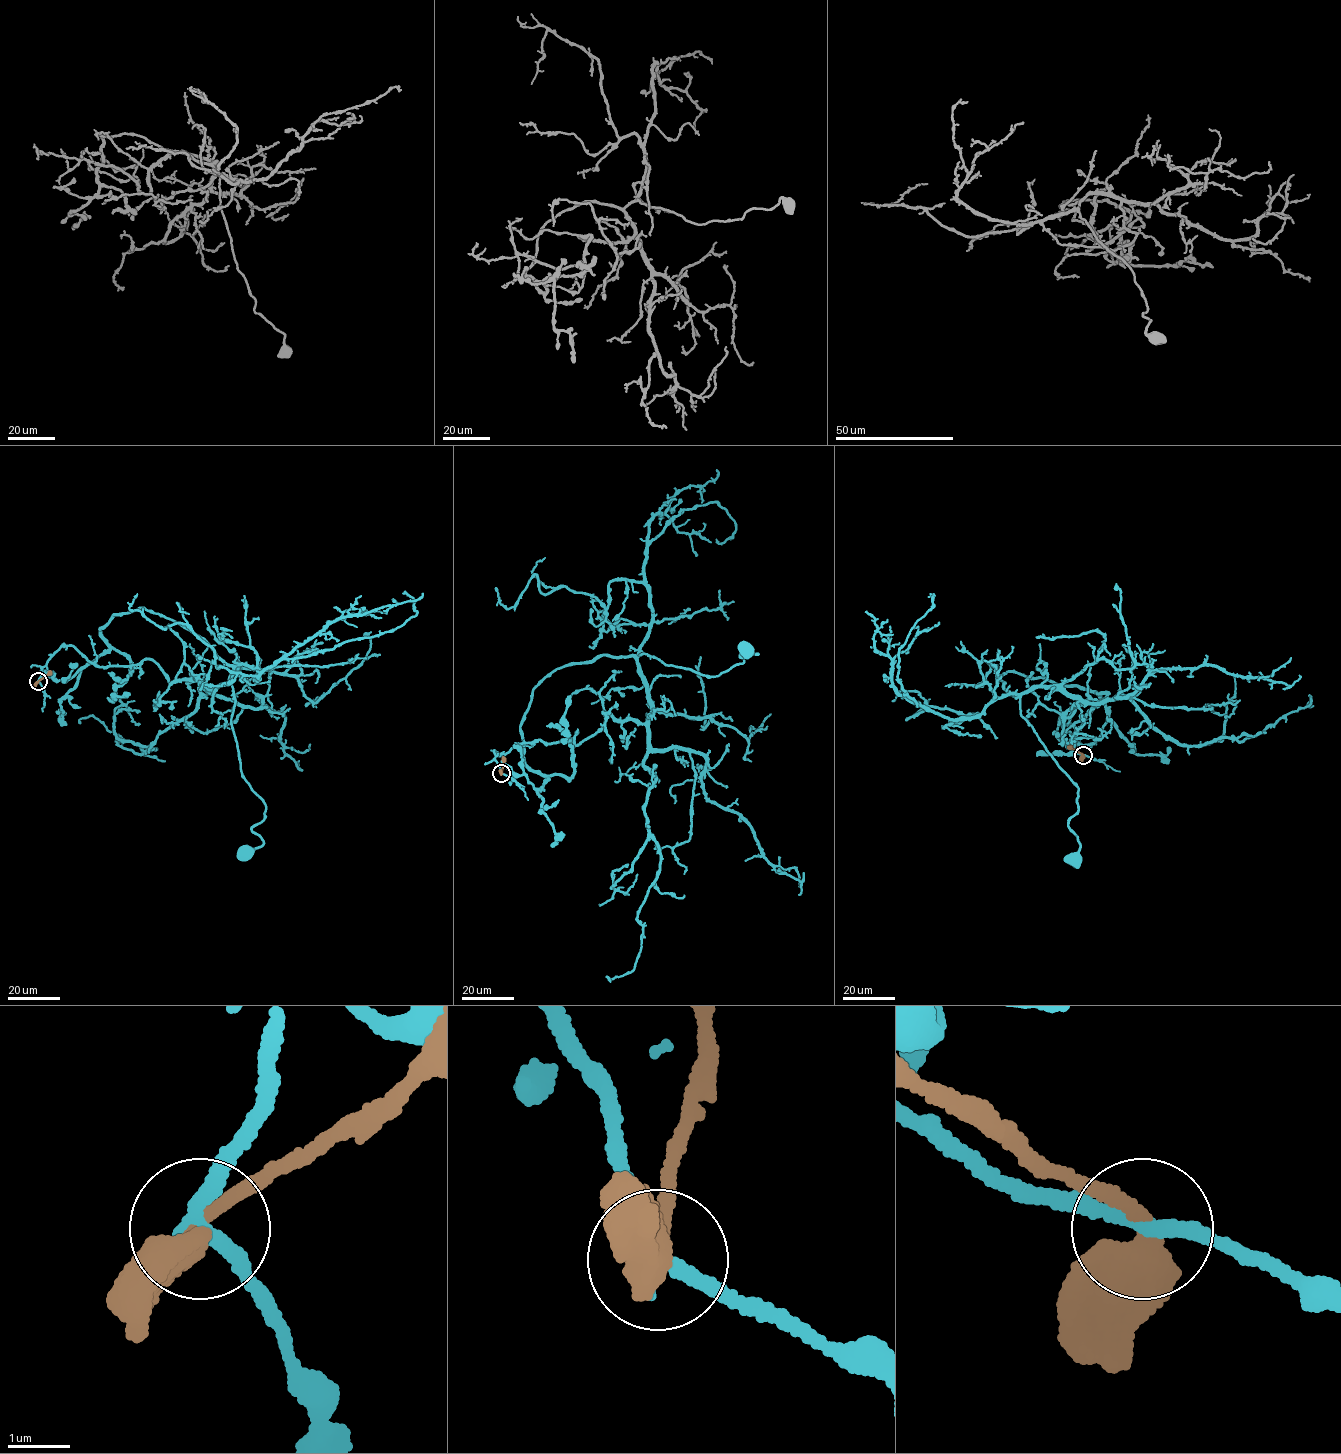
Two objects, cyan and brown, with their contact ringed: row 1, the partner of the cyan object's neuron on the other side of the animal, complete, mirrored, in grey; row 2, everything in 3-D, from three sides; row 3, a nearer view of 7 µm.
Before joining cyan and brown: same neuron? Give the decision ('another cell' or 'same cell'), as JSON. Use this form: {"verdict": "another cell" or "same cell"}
{"verdict": "another cell"}

